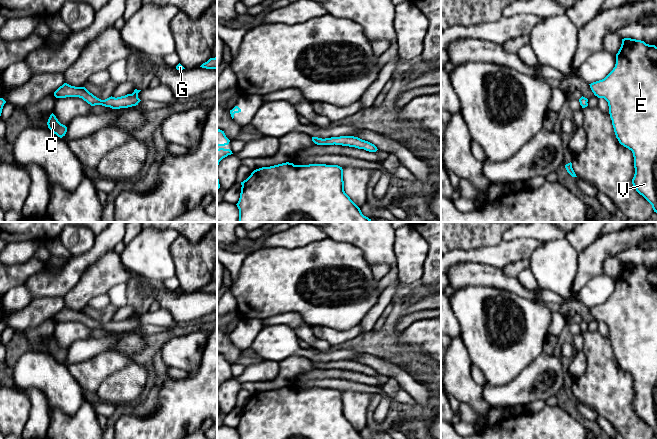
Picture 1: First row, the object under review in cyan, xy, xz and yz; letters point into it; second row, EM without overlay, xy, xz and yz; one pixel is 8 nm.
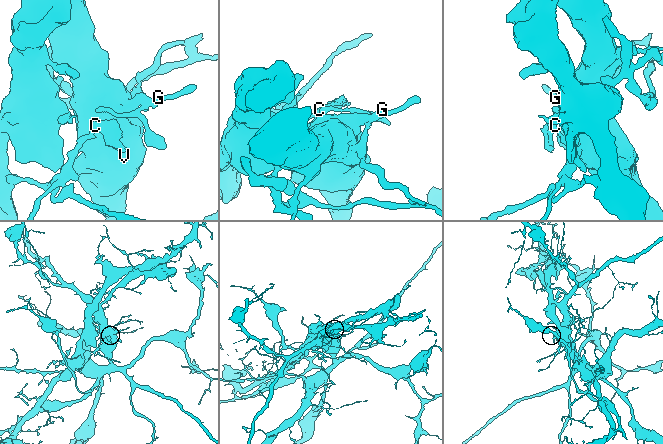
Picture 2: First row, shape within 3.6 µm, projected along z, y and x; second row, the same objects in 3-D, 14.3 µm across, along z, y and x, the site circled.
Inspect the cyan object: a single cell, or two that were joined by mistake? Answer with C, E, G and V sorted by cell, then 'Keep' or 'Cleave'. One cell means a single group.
Groups: C / E G V. Cleave

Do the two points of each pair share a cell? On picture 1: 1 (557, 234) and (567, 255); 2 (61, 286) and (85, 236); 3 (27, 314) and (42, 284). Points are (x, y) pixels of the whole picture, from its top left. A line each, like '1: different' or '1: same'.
1: different
2: different
3: different

